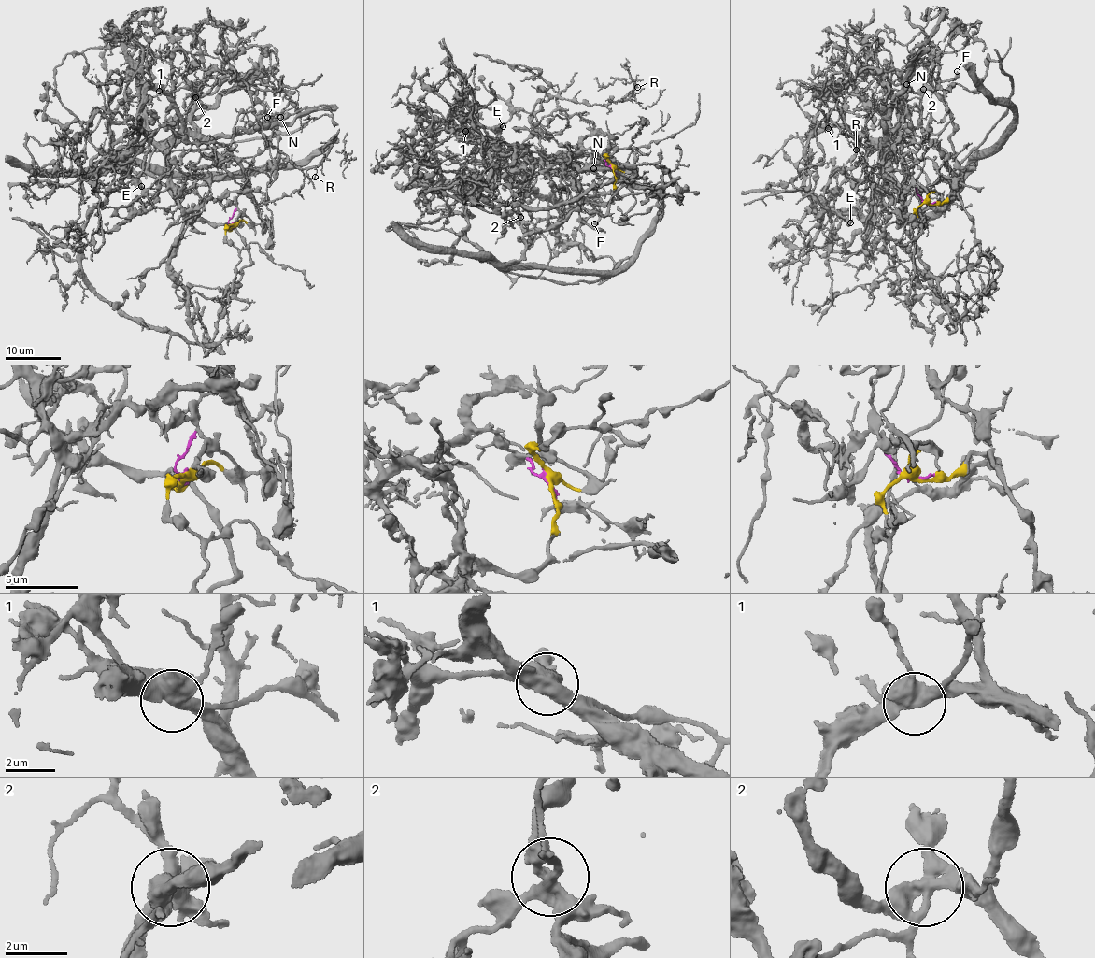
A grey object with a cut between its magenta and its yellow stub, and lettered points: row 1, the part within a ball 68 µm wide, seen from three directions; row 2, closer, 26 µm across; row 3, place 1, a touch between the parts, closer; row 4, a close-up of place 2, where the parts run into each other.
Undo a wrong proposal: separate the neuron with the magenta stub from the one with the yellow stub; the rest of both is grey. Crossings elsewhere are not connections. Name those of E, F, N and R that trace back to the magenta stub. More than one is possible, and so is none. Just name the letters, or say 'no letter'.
E, F, N

